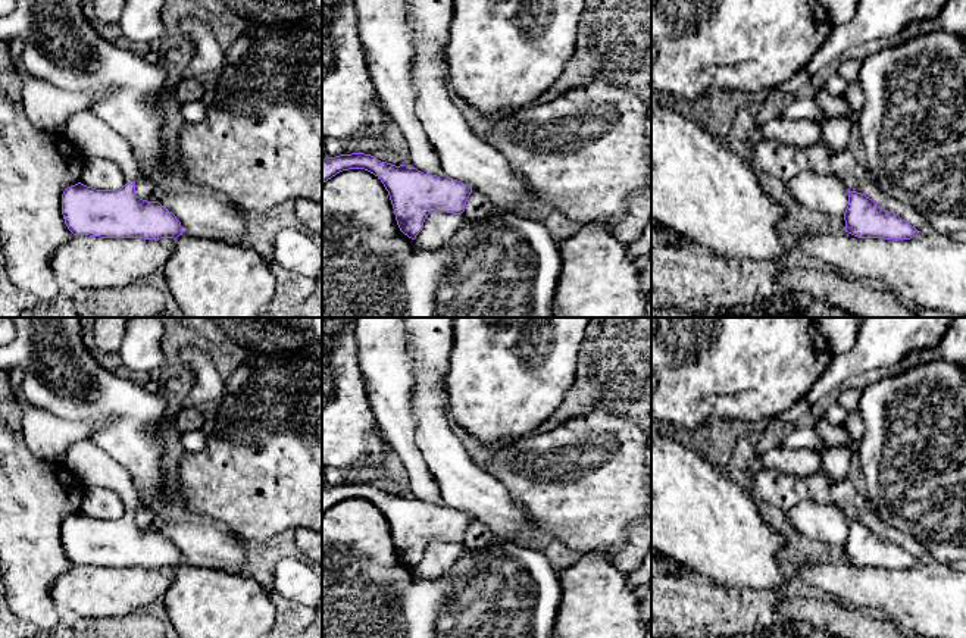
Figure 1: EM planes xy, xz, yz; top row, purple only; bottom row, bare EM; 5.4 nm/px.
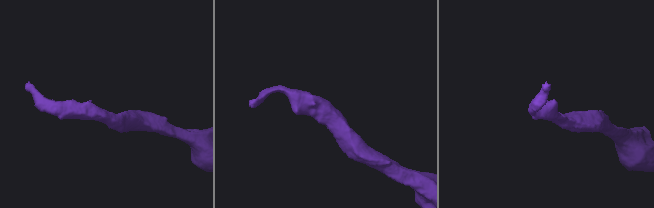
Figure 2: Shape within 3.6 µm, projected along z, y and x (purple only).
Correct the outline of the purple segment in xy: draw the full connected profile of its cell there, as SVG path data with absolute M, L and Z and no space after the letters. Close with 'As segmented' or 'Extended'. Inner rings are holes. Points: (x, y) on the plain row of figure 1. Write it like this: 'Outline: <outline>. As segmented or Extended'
Outline: M90 440L69 447L63 465L85 485L113 490L126 513L119 519L96 519L81 512L62 523L62 544L74 564L100 567L160 569L182 564L181 551L159 531L137 525L138 494L131 476Z. Extended

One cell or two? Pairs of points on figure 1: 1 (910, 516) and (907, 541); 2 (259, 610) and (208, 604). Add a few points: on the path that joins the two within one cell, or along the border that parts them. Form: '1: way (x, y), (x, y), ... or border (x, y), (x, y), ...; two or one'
1: border (882, 521), (912, 534), (925, 547), (928, 557); two
2: way (246, 610), (221, 610); one

